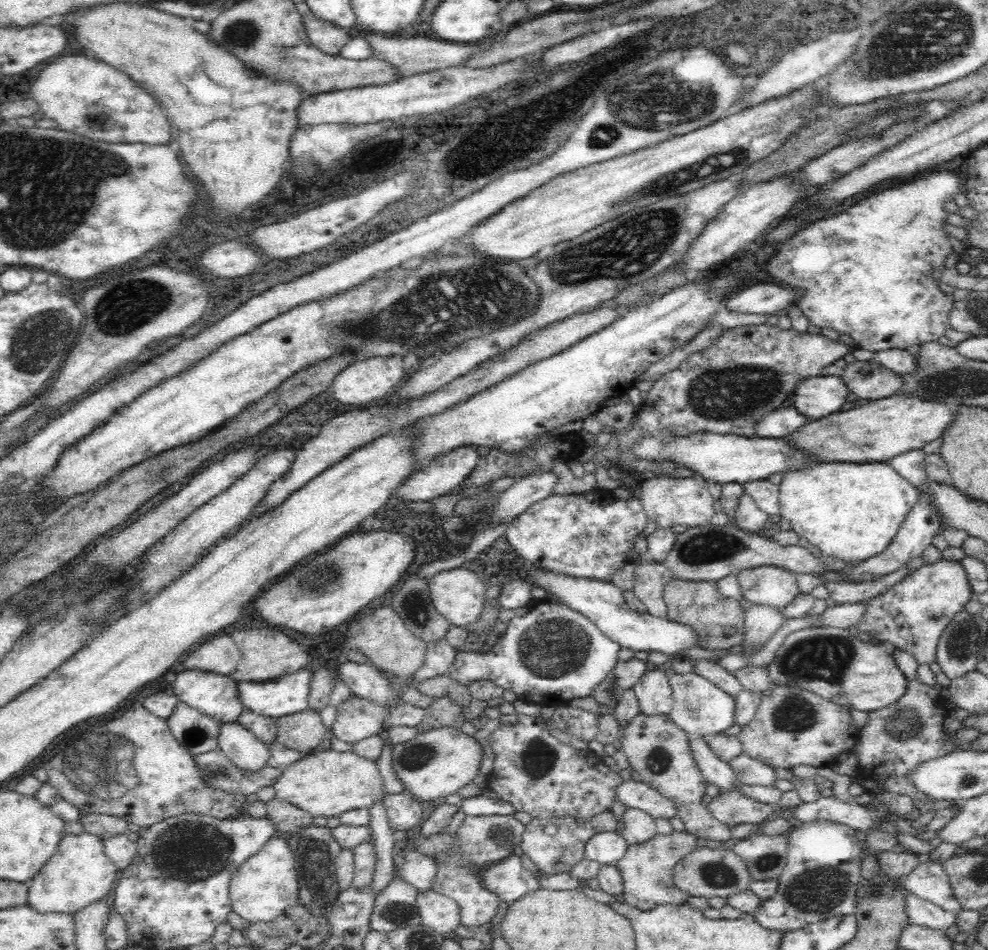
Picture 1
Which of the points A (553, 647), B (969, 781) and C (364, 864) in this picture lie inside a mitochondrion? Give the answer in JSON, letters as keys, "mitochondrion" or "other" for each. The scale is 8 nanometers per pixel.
{"A":"mitochondrion","B":"other","C":"other"}

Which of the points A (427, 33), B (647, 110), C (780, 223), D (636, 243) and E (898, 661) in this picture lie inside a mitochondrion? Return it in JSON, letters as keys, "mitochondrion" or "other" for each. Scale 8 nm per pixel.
{"A":"other","B":"mitochondrion","C":"other","D":"mitochondrion","E":"other"}

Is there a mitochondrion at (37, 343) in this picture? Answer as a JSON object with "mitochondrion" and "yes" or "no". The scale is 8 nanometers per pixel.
{"mitochondrion":"yes"}

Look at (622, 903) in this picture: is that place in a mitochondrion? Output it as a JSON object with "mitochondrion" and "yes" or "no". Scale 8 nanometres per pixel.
{"mitochondrion":"no"}

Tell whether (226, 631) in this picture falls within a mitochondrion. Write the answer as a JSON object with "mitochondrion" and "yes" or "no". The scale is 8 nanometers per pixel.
{"mitochondrion":"no"}

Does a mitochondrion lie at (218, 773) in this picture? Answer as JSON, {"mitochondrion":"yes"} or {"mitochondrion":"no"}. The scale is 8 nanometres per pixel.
{"mitochondrion":"yes"}

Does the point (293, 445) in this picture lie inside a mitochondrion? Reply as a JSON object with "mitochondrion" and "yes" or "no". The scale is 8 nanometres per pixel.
{"mitochondrion":"no"}

